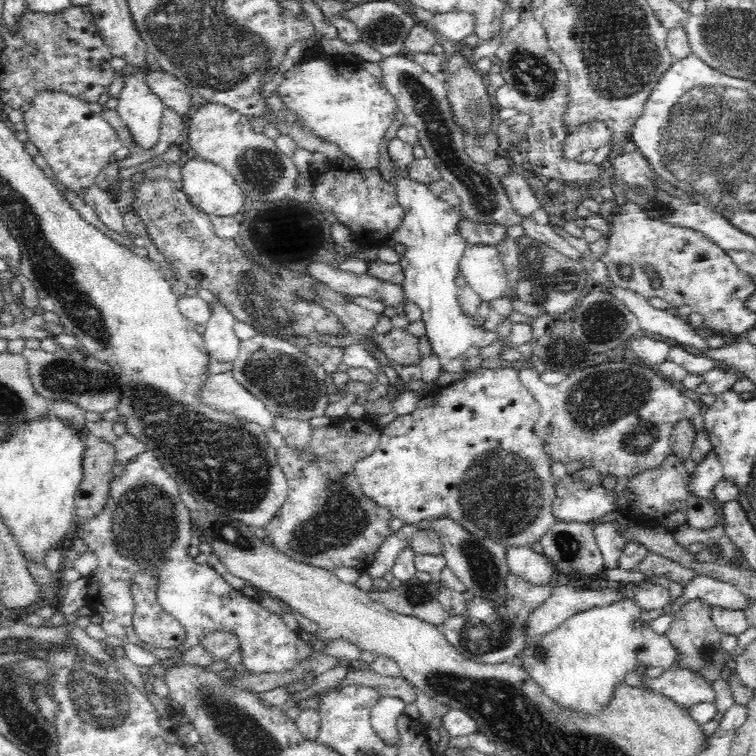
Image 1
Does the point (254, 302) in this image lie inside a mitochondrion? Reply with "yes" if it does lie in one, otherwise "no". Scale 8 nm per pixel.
yes

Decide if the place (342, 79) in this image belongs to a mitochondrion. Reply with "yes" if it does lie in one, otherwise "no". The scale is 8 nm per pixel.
no

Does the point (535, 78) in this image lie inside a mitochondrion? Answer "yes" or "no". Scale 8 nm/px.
yes

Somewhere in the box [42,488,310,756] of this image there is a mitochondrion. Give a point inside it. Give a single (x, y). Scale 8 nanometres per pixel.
(95, 698)

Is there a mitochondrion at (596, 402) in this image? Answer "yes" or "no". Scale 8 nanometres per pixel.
yes

